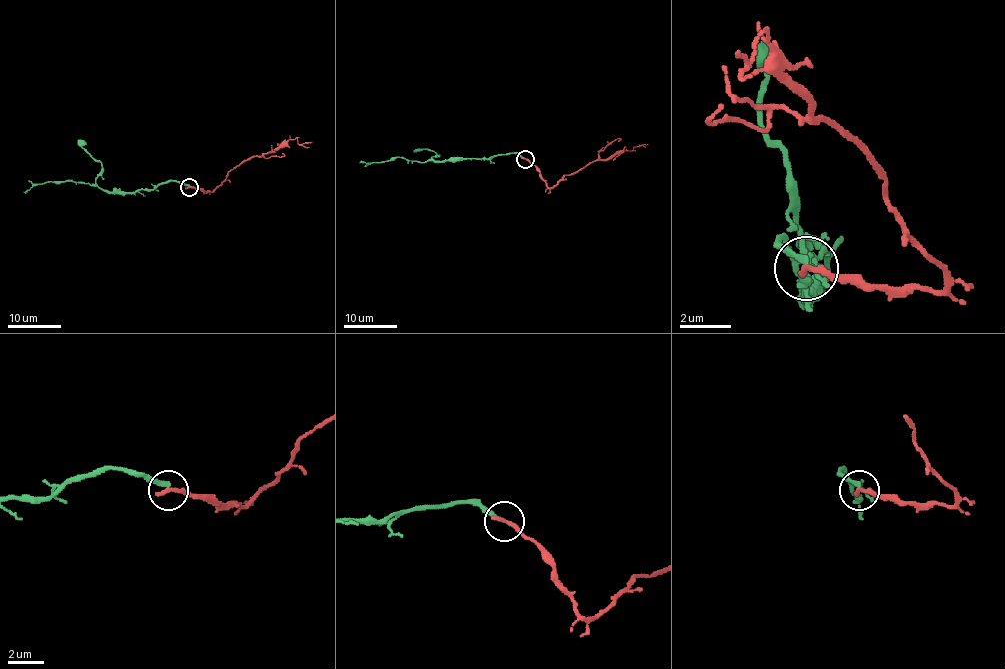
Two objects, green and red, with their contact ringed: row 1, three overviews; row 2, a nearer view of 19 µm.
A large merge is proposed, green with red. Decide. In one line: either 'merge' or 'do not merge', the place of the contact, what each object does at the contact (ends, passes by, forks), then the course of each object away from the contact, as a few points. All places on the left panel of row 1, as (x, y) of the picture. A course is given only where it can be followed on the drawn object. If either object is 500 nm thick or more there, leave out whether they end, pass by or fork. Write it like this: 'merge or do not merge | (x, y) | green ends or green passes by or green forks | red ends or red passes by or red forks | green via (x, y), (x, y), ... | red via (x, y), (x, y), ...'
do not merge | (189, 187) | green ends | red ends | green via (189, 187), (172, 181), (160, 183), (152, 189), (108, 192), (88, 184), (51, 181), (35, 184), (24, 192) | red via (189, 187), (213, 191), (232, 169), (253, 156), (277, 151), (295, 139), (299, 144), (312, 143)

